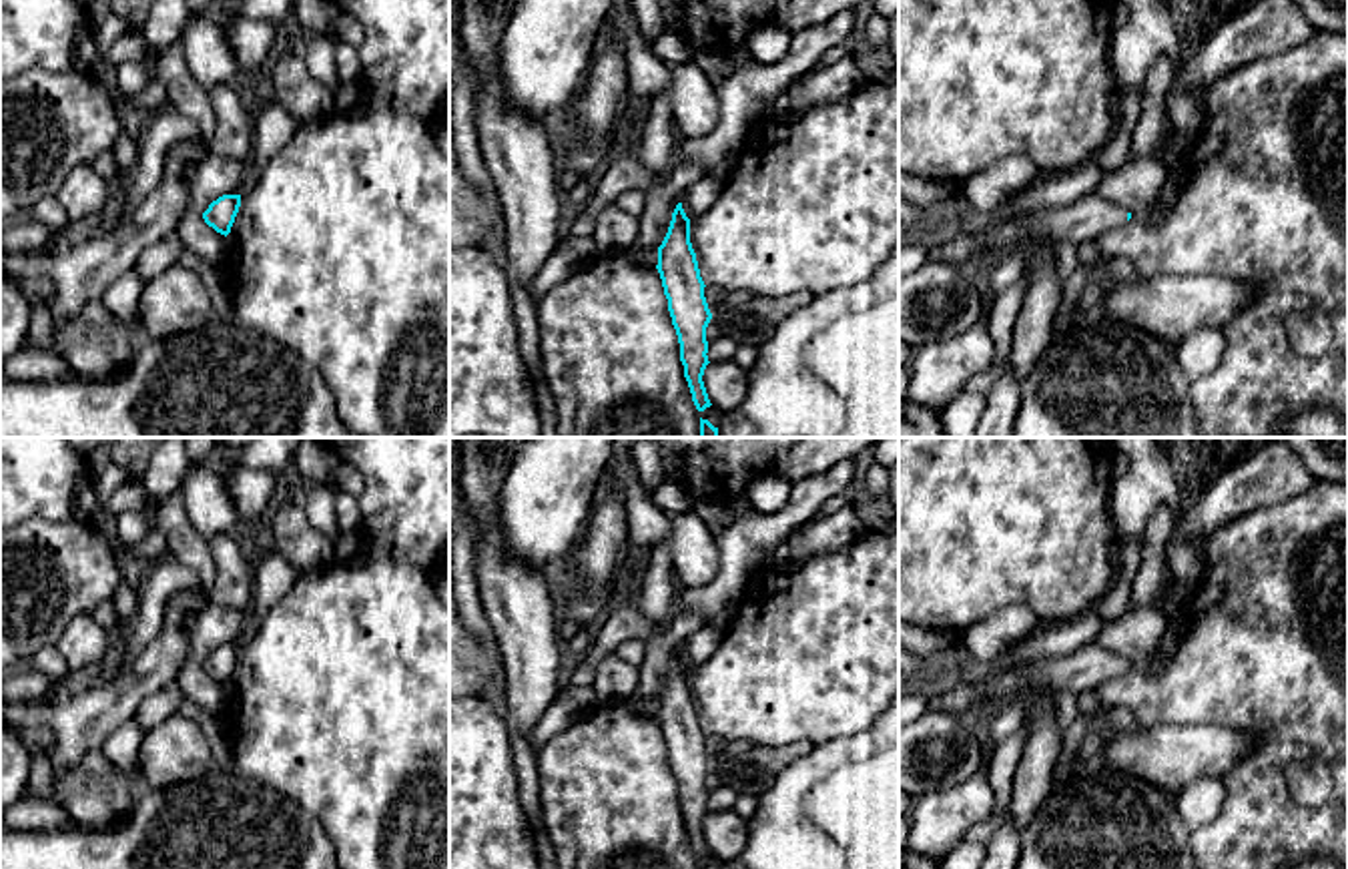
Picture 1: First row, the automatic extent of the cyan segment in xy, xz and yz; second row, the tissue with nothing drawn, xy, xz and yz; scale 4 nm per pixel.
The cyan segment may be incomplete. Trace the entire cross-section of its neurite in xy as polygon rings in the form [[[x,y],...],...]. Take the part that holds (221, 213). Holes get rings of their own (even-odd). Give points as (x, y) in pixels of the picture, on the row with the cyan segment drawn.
[[[223,195],[209,205],[203,219],[221,235],[229,235],[241,207],[241,195]]]

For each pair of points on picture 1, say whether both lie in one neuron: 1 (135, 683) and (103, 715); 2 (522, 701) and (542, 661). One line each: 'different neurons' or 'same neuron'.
1: same neuron
2: same neuron

